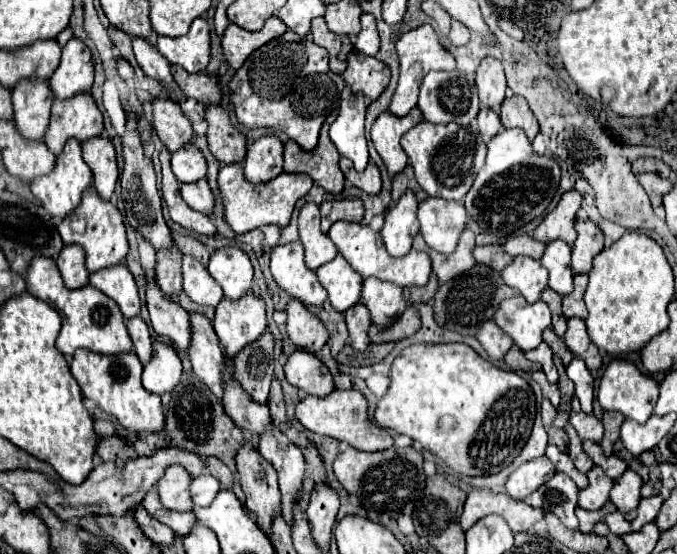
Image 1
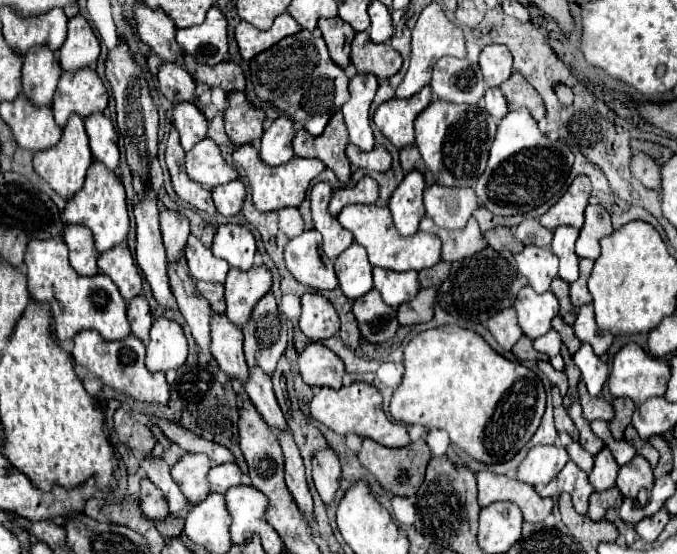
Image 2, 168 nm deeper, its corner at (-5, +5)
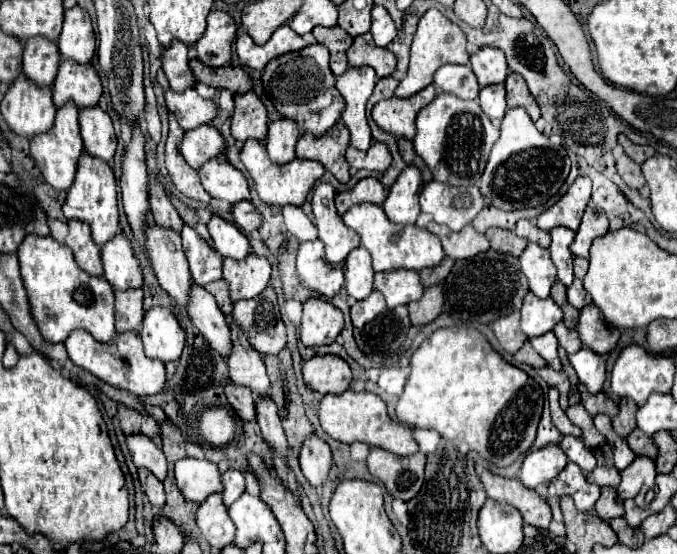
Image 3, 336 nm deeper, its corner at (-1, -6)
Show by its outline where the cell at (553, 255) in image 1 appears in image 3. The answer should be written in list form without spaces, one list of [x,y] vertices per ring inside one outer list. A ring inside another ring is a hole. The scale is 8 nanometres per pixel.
[[[553,228],[551,230],[551,260],[557,266],[557,278],[565,284],[571,286],[573,282],[573,254],[569,250],[569,244],[573,242],[575,232],[567,228]]]

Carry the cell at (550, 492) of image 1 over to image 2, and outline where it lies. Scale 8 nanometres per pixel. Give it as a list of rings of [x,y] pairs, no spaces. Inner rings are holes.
[[[571,461],[563,467],[563,471],[551,483],[547,483],[539,491],[541,497],[551,497],[551,499],[557,499],[561,493],[569,493],[571,495],[575,511],[579,511],[581,515],[587,513],[587,501],[589,501],[589,495],[593,493],[593,489],[589,485],[587,473],[583,473]]]

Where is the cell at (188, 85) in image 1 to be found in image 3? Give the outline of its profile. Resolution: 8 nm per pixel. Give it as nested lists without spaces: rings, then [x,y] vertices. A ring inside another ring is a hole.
[[[189,60],[189,66],[195,74],[195,78],[203,84],[209,84],[213,88],[227,88],[233,94],[243,94],[251,90],[251,78],[249,74],[239,66],[223,66],[223,68],[203,68],[199,60]]]

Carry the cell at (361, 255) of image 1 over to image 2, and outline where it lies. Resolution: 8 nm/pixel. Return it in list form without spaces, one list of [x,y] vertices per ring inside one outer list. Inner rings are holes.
[[[347,205],[337,221],[349,229],[353,233],[355,243],[363,245],[367,249],[369,255],[369,263],[373,267],[383,267],[383,269],[391,269],[391,271],[421,271],[421,269],[429,269],[433,265],[437,265],[441,261],[441,241],[435,235],[417,231],[411,237],[399,237],[393,221],[391,221],[391,213],[387,207],[379,207],[379,205]]]

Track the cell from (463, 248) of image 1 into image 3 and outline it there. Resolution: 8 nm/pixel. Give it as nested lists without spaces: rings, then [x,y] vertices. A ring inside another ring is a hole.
[[[427,224],[427,230],[431,230],[433,234],[437,234],[441,238],[443,250],[449,258],[453,260],[465,260],[465,258],[473,258],[479,252],[489,250],[489,240],[485,234],[477,232],[471,224],[465,226],[461,232],[451,232],[447,226],[441,224]]]

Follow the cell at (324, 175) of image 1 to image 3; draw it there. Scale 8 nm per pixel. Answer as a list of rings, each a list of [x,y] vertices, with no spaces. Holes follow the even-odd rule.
[[[339,120],[323,136],[311,136],[305,132],[297,142],[297,158],[317,160],[329,170],[341,184],[349,182],[349,164],[345,160],[345,150],[349,146],[347,126]]]

